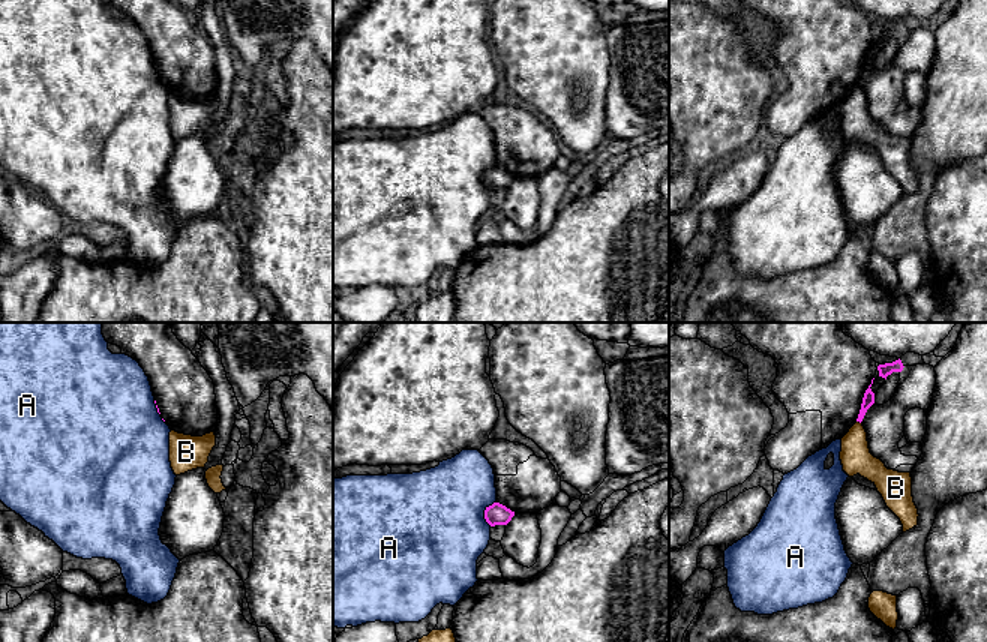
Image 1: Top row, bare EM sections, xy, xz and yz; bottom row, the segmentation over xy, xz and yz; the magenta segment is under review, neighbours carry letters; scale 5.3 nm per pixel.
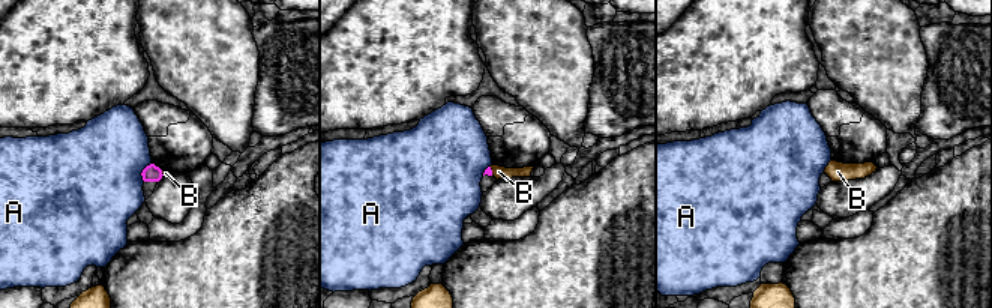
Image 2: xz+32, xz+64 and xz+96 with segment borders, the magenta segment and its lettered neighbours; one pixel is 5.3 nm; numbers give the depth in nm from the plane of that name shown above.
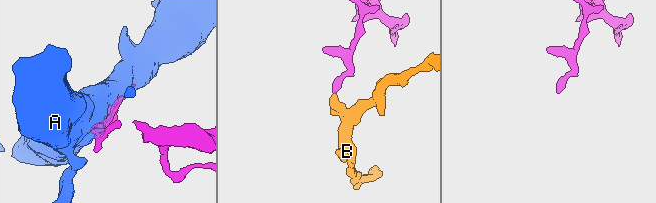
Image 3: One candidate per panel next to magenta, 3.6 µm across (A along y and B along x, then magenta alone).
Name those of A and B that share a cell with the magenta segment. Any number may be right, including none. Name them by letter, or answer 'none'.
none

